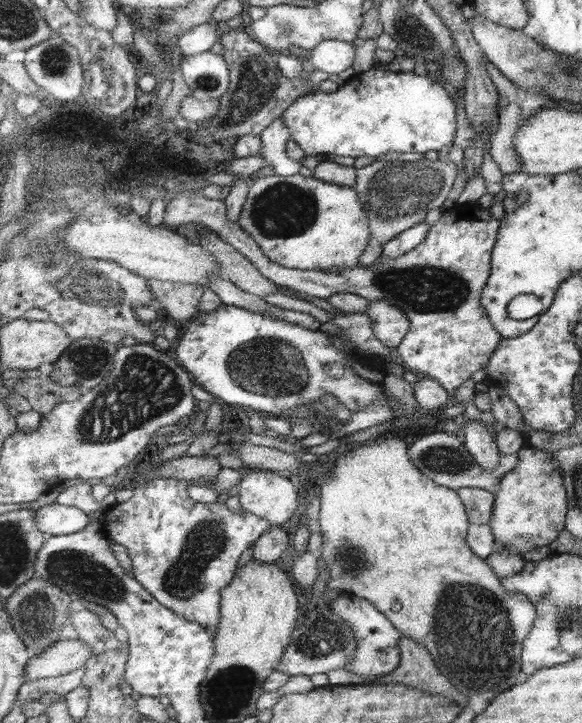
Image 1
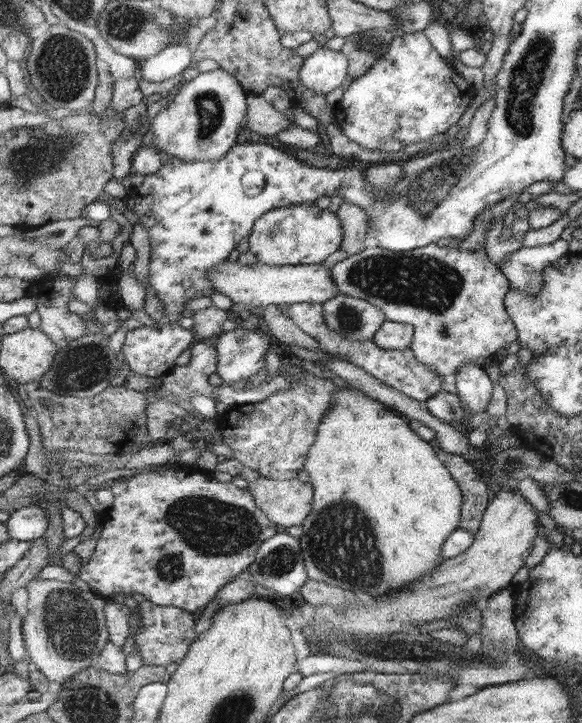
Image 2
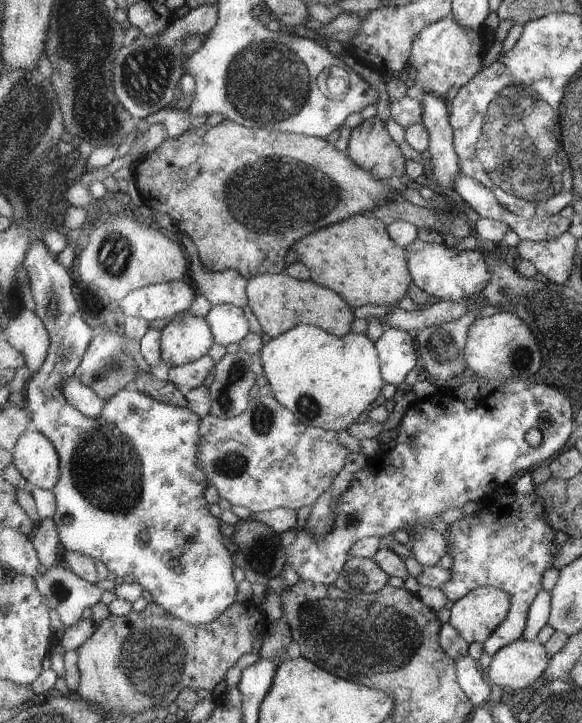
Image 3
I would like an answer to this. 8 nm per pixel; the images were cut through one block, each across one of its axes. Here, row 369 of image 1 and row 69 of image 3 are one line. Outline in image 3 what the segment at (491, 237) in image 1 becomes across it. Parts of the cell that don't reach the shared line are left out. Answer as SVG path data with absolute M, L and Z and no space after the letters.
M453 16L437 23L429 24L414 41L411 57L408 61L410 78L425 93L432 93L441 99L446 98L453 88L464 88L479 72L484 70L485 56L489 44L486 34L477 29L466 28Z

